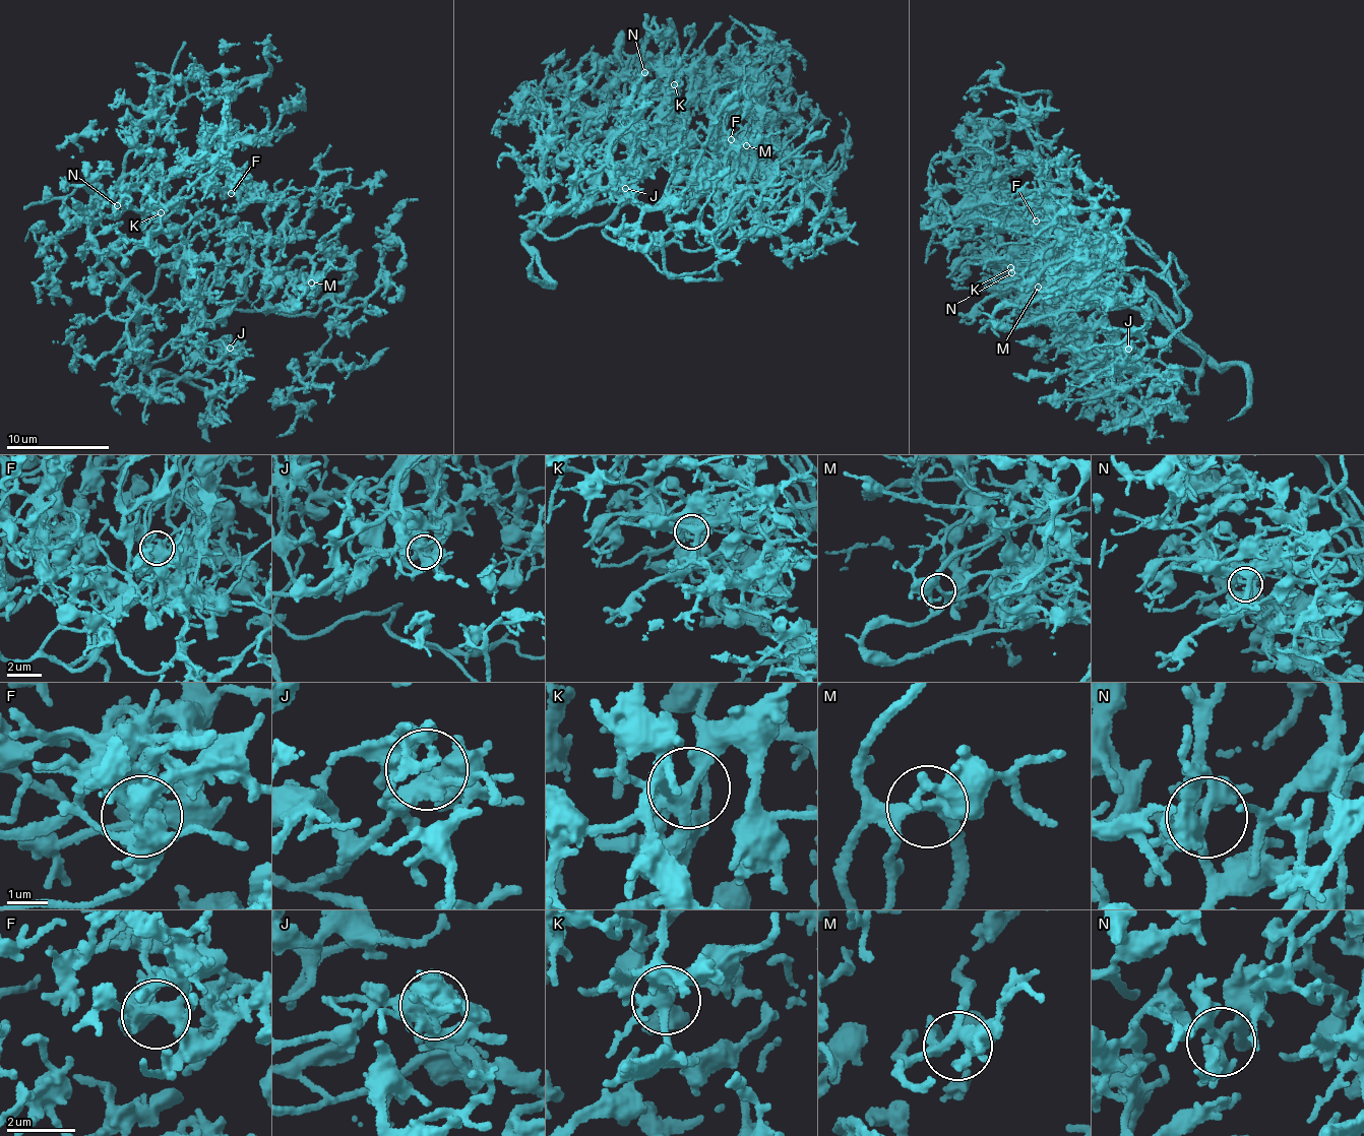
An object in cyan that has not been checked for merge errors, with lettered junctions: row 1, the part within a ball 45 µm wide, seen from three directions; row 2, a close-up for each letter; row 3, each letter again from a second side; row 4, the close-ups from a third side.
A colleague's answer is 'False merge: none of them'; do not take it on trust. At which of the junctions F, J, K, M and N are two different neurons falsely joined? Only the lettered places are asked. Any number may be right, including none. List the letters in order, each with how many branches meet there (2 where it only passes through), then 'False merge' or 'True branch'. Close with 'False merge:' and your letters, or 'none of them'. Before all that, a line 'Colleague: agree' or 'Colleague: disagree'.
Colleague: agree
F: Branches: 5. True branch
J: Branches: 5. True branch
K: Branches: 6. True branch
M: Branches: 5. True branch
N: Branches: 5. True branch
False merge: none of them

